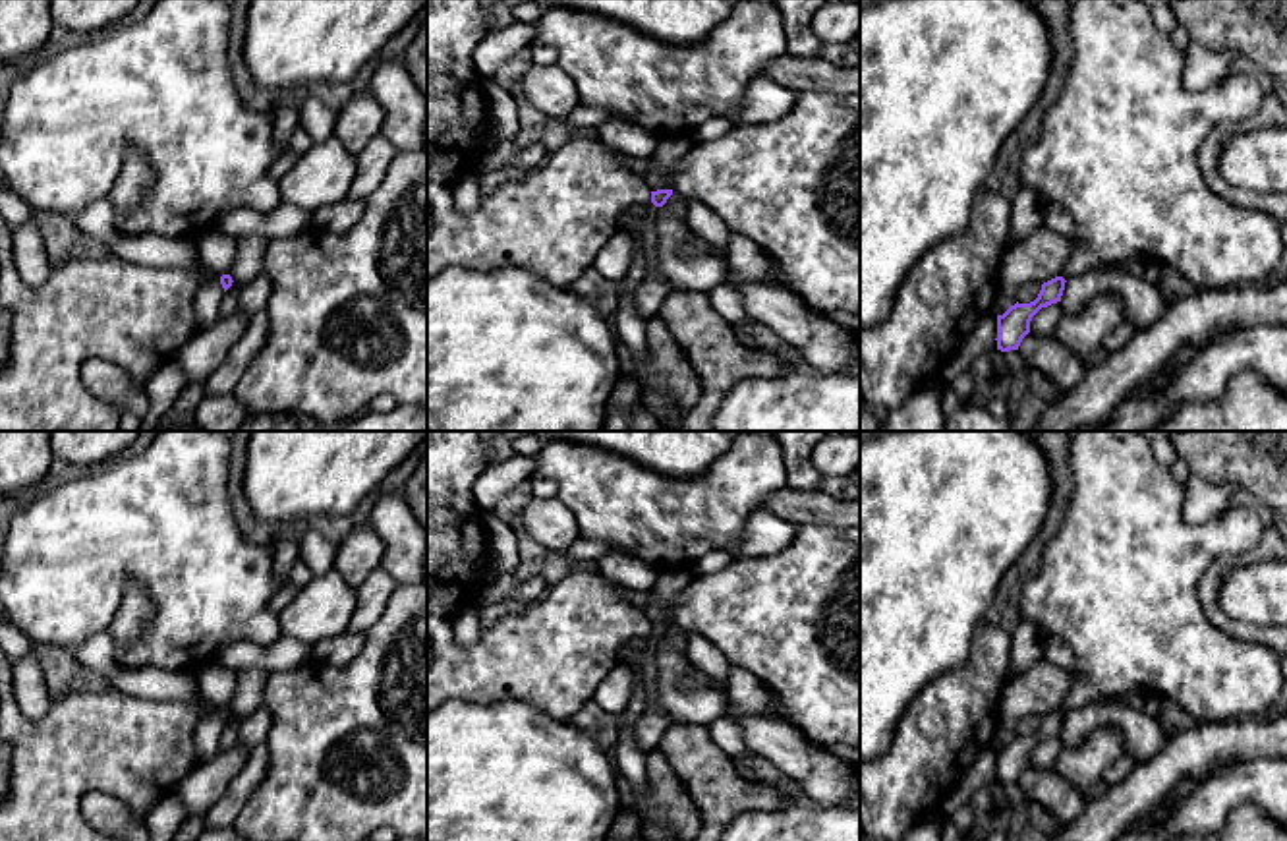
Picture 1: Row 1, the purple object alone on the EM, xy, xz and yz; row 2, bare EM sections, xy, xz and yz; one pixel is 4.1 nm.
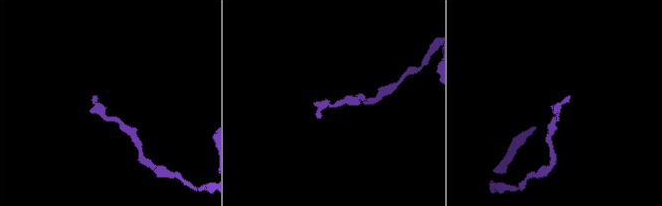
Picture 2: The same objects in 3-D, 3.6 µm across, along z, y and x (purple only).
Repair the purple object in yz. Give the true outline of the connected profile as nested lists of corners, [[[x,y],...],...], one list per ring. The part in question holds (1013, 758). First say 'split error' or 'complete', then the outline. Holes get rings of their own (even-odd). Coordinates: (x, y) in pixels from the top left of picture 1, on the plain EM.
complete; [[[1055,710],[1042,717],[1038,731],[1030,737],[1015,737],[1003,748],[997,748],[997,783],[1018,783],[1022,771],[1030,766],[1032,750],[1051,737],[1061,735],[1065,711]]]

